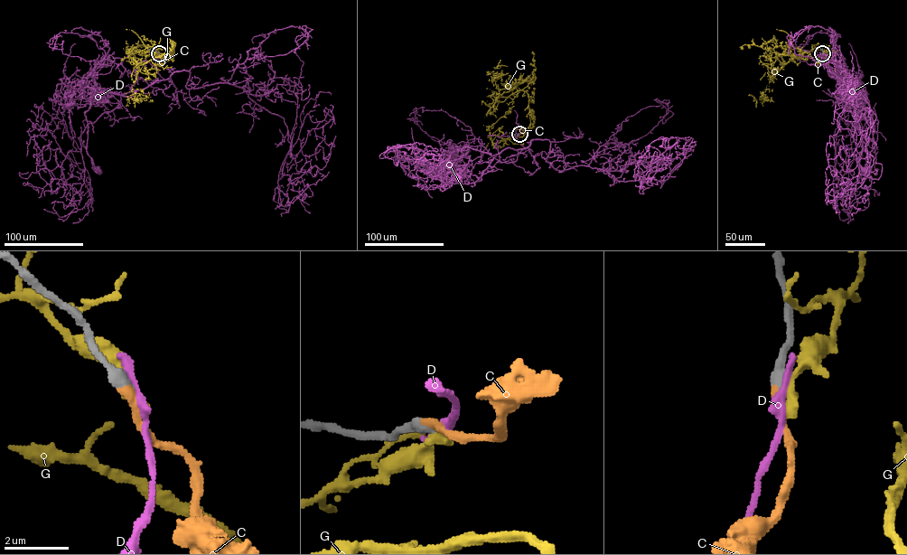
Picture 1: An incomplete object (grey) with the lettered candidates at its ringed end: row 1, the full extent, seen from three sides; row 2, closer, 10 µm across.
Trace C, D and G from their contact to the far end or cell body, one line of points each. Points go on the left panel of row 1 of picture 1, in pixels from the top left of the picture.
C: (159, 54), (163, 62), (154, 67)
D: (159, 53), (155, 67), (163, 79), (130, 97), (98, 92), (91, 98), (85, 115), (86, 152), (97, 171)
G: (159, 53), (153, 52), (164, 63), (170, 56), (155, 53), (139, 65), (131, 90), (152, 101)

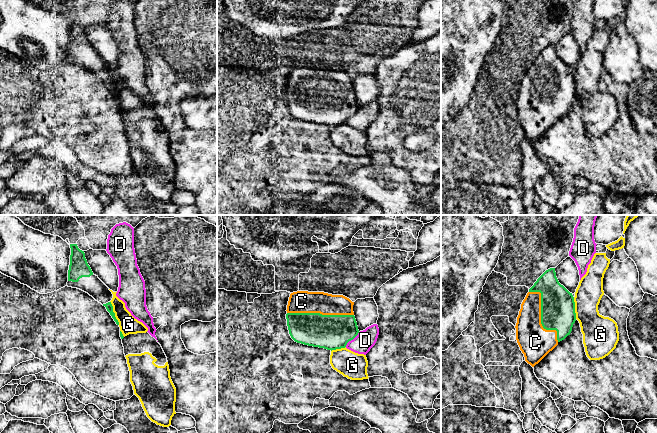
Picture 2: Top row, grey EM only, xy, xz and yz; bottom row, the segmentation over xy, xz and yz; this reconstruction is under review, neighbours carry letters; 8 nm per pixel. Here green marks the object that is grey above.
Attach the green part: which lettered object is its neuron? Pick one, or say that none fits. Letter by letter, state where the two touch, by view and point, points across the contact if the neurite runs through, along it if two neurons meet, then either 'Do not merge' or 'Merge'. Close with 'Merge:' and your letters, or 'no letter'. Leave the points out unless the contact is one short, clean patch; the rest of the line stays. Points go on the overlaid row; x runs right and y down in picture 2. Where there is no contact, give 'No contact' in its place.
C: Touches green at yz (541, 316). Merge
D: Touches green at xz (351, 339). Do not merge
G: Touches green at xy (114, 313). Boundary: xy (110, 301), (114, 316), (119, 324). Do not merge
Merge: C

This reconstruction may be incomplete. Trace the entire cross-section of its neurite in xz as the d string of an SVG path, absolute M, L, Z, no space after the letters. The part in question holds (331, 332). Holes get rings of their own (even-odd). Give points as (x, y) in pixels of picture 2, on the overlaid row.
M293 292L286 310L289 334L304 345L331 351L345 348L359 333L353 305L343 295Z

